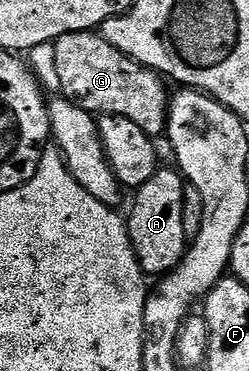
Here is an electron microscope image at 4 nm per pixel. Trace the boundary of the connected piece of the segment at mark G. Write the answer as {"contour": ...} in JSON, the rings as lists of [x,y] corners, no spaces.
{"contour":[[[95,31],[61,35],[53,42],[54,49],[58,92],[67,100],[93,115],[121,115],[133,119],[152,139],[166,130],[169,92],[163,86],[164,78],[154,69],[146,69],[132,57],[126,57]]]}

